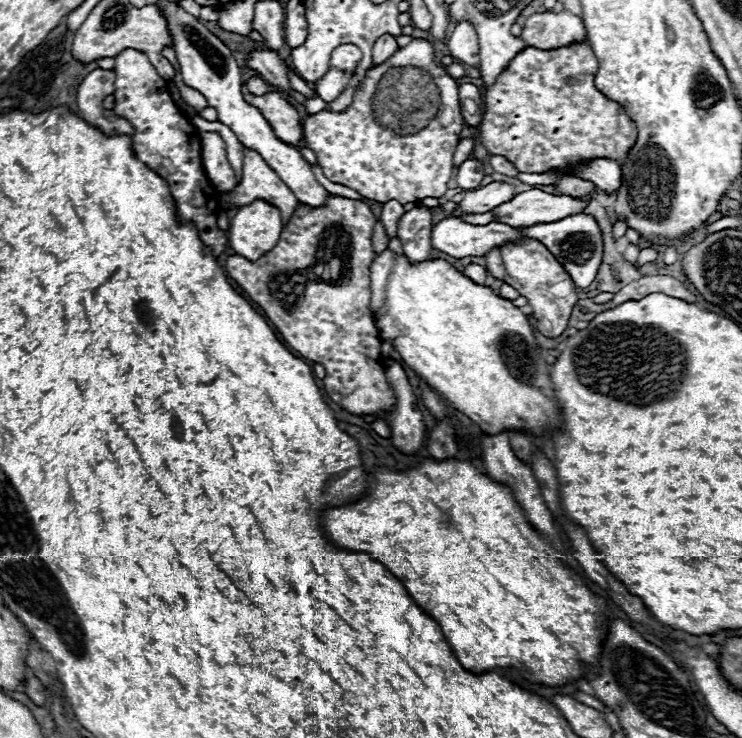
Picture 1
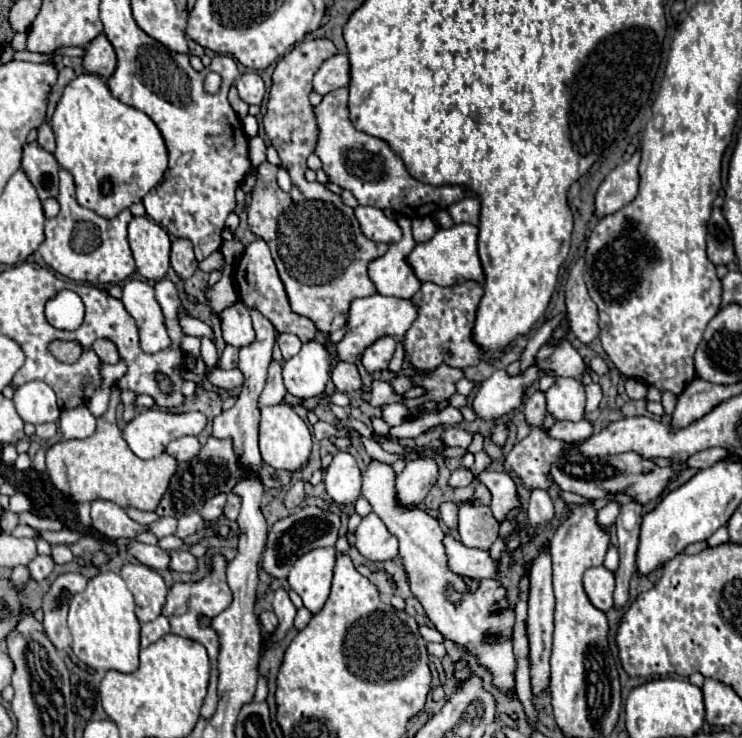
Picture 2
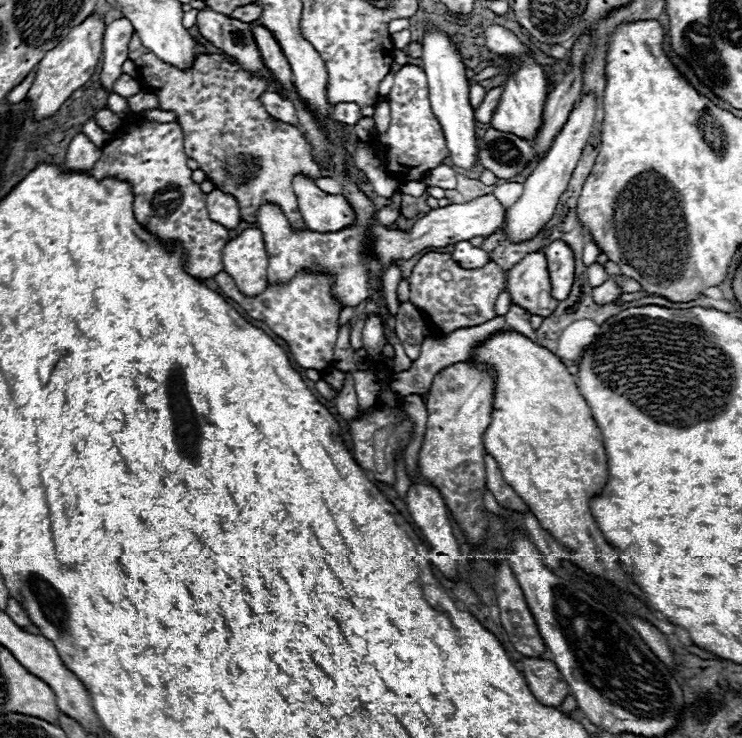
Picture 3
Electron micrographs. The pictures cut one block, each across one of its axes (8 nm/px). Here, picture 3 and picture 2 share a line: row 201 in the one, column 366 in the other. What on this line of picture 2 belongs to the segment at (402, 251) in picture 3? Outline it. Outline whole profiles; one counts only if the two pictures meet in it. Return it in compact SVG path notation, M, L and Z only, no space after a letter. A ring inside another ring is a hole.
M372 460L368 470L362 476L362 494L368 498L374 512L382 518L390 534L398 538L400 556L404 560L404 566L410 578L410 590L424 606L436 630L444 638L450 638L452 642L460 644L468 654L472 654L478 660L478 664L492 674L494 688L498 688L502 694L514 694L516 692L516 660L512 654L512 628L514 628L516 616L508 602L506 588L498 580L480 580L480 586L474 594L466 592L466 586L460 580L460 576L446 568L446 556L444 556L444 546L442 546L444 530L438 518L426 514L424 510L418 510L418 508L408 510L396 504L392 466ZM446 584L452 584L458 592L464 594L458 606L448 602Z

